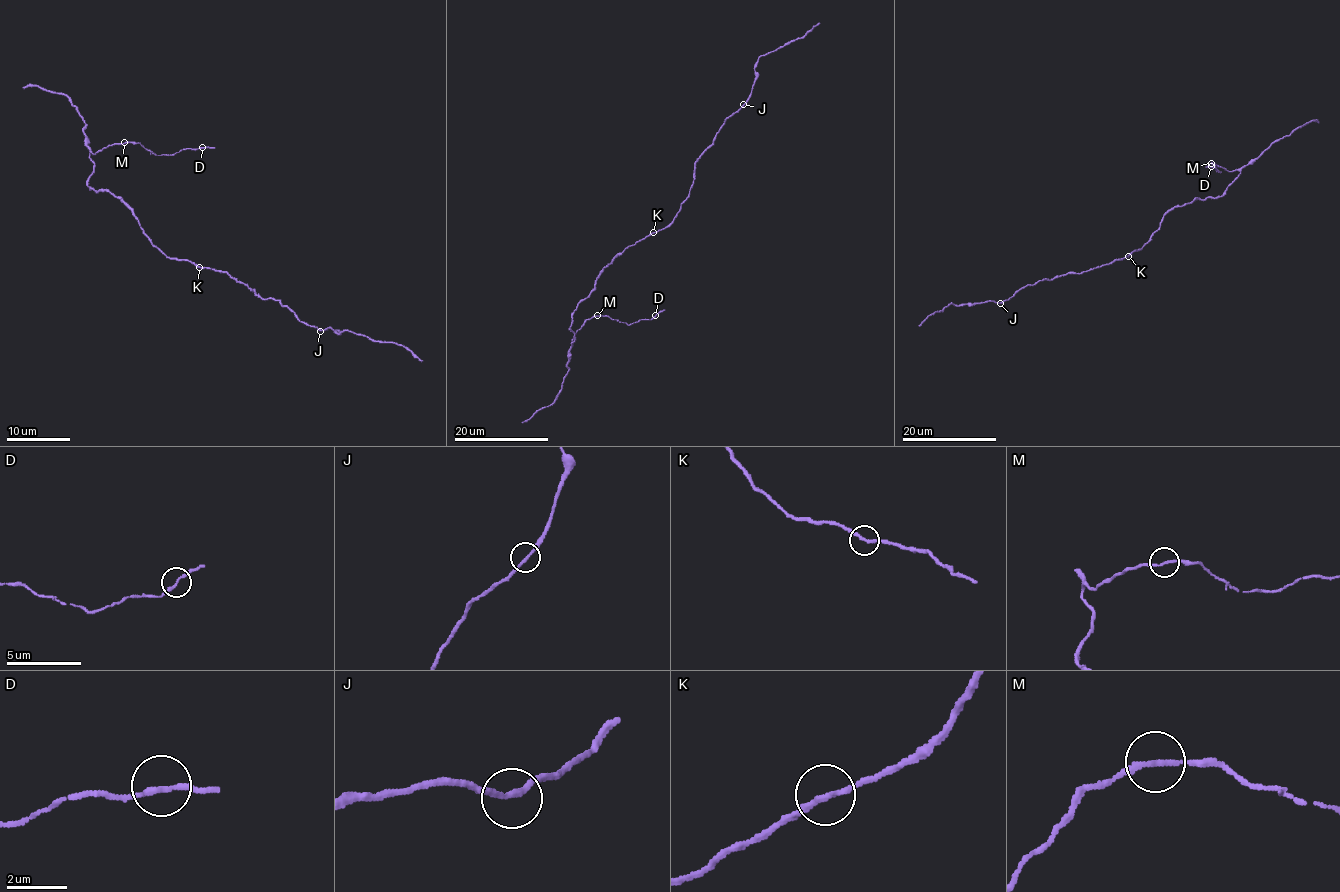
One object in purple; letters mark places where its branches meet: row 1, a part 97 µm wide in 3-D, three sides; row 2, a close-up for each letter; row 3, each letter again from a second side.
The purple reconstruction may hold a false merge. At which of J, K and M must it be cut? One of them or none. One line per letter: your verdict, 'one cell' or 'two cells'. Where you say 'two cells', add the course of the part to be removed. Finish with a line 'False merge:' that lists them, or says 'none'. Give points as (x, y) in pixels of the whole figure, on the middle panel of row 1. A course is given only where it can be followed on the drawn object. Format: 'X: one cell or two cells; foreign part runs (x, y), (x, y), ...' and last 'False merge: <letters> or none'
J: one cell
K: one cell
M: one cell
False merge: none

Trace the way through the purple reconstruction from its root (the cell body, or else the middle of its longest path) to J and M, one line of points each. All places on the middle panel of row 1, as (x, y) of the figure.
J: (653, 233), (672, 222), (689, 194), (696, 160), (712, 142), (724, 121), (743, 104)
M: (653, 233), (628, 245), (601, 271), (593, 291), (573, 314), (571, 344), (581, 326), (597, 315)

